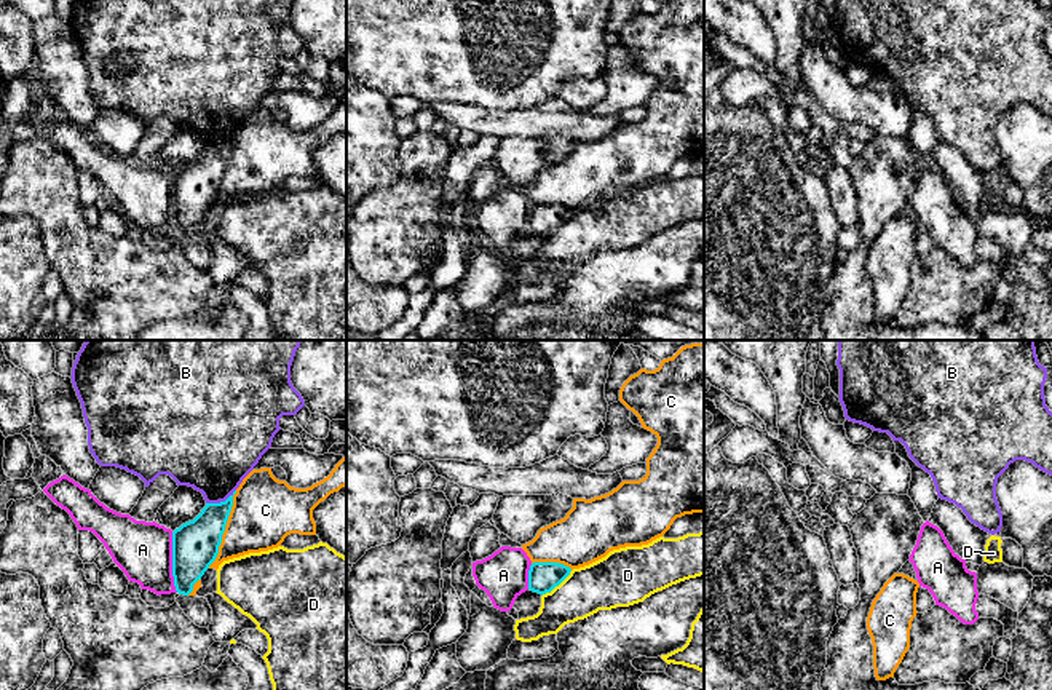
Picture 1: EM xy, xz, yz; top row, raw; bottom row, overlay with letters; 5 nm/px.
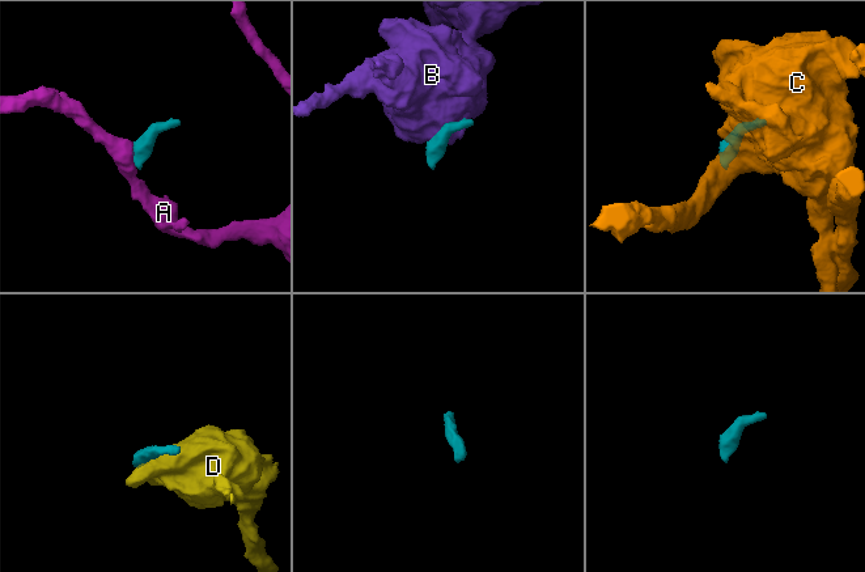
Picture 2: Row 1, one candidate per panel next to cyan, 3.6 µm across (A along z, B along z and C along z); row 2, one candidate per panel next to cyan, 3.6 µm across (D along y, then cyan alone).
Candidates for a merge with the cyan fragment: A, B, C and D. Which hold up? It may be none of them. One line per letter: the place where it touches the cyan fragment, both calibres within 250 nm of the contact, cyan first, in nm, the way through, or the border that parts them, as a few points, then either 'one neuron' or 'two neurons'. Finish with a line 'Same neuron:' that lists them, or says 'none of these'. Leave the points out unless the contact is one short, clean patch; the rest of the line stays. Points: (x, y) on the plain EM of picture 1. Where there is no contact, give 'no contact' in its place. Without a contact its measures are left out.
A: meets cyan in xy at (173, 205); 240 nm thick on the cyan side, 280 nm on the other; border along xy (171, 174), (171, 218), (177, 233); two neurons
B: meets cyan in xy at (221, 144); 240 nm thick on the cyan side, 400 nm on the other; border along xy (235, 131), (224, 142), (206, 146); two neurons
C: meets cyan in xy at (224, 171); 240 nm thick on the cyan side, 340 nm on the other; two neurons
D: meets cyan in xz at (556, 227); 160 nm thick on the cyan side, 260 nm on the other; border along xz (572, 213), (541, 238); two neurons
Same neuron: none of these

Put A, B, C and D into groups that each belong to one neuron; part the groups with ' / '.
A / B / C / D

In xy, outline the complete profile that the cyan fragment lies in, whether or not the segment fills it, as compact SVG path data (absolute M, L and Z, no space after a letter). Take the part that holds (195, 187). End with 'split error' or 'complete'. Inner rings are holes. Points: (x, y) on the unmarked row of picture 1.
M233 137L220 145L206 145L201 155L172 174L172 219L179 236L188 238L219 196L222 177L233 149Z | complete

